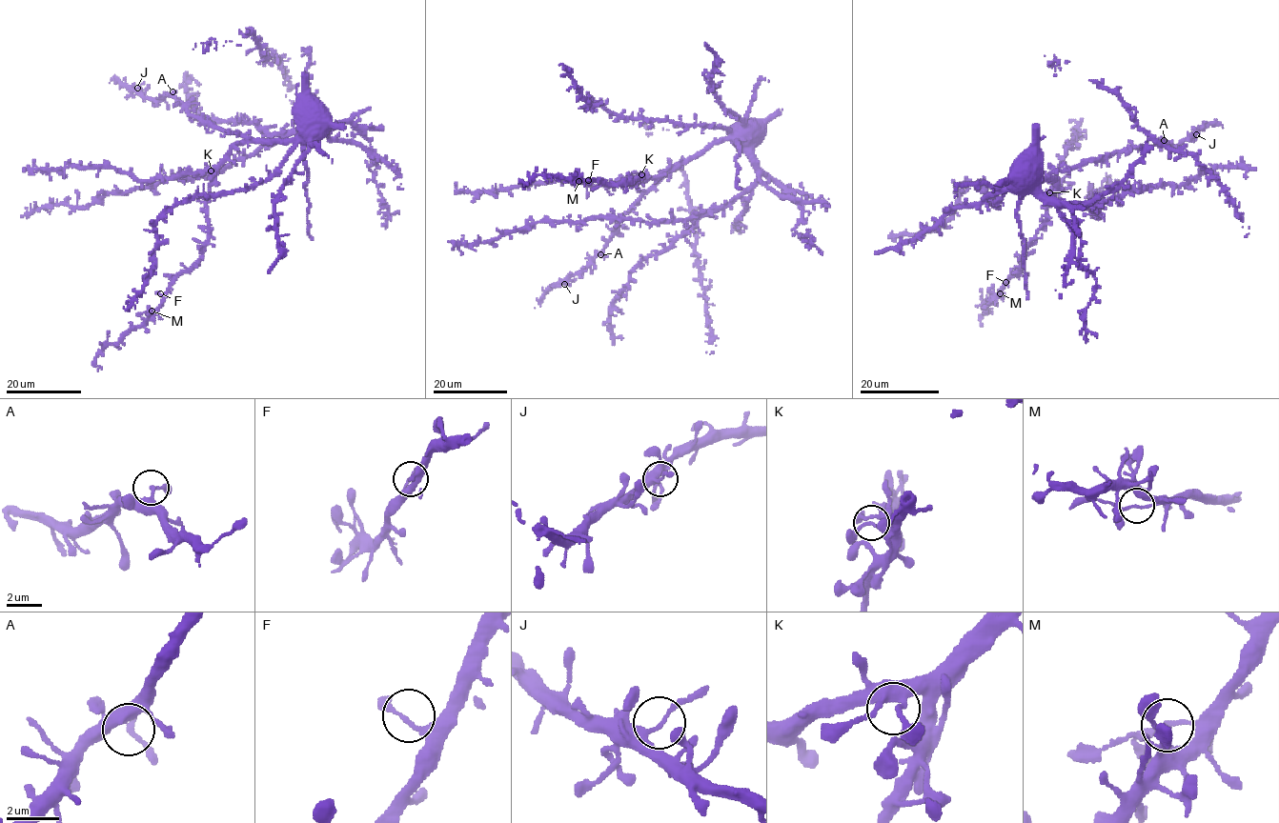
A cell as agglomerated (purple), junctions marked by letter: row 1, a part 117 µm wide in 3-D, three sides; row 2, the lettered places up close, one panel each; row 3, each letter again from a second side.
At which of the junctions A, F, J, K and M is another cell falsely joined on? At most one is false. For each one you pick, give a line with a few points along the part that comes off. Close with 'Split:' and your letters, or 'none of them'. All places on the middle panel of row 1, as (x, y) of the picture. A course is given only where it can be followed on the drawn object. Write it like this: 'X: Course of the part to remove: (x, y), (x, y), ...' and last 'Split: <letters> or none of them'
M: Course of the part to remove: (578, 181), (564, 182)
Split: M

